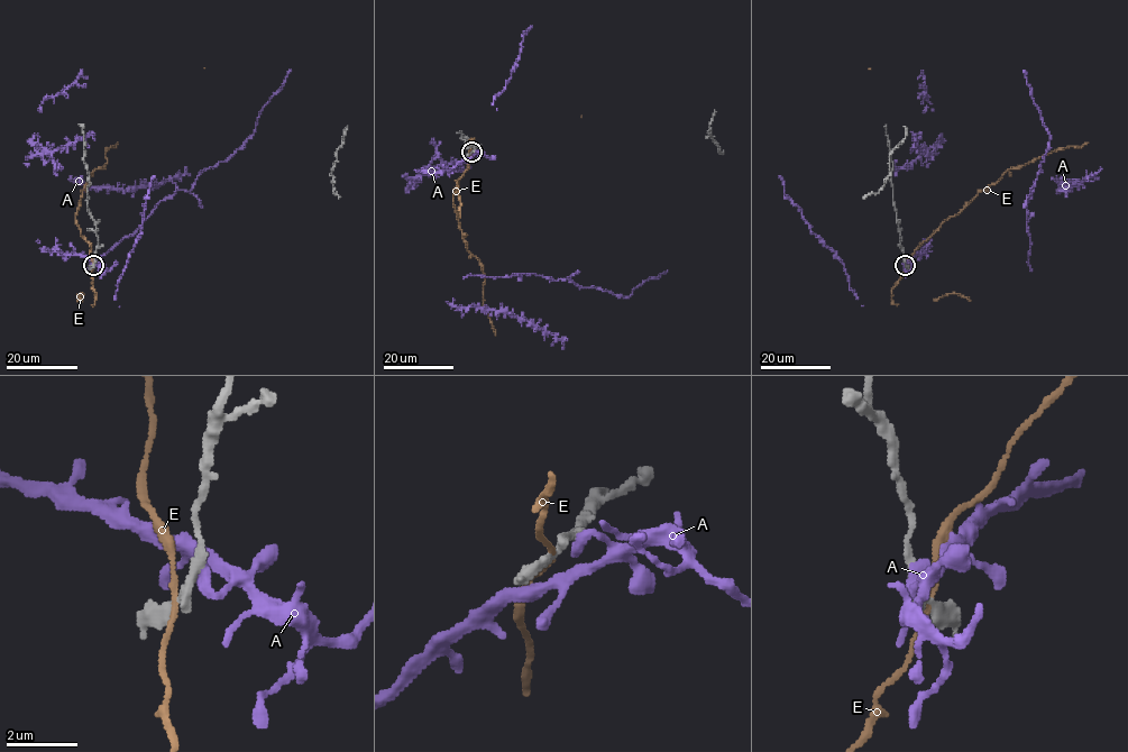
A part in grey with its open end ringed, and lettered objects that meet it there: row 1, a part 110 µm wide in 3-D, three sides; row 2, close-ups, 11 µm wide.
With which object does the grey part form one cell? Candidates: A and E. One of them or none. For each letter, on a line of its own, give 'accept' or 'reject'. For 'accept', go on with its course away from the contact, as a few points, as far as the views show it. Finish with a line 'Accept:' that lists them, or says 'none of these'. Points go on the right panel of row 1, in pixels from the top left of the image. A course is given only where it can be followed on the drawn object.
A: reject
E: reject
Accept: none of these

